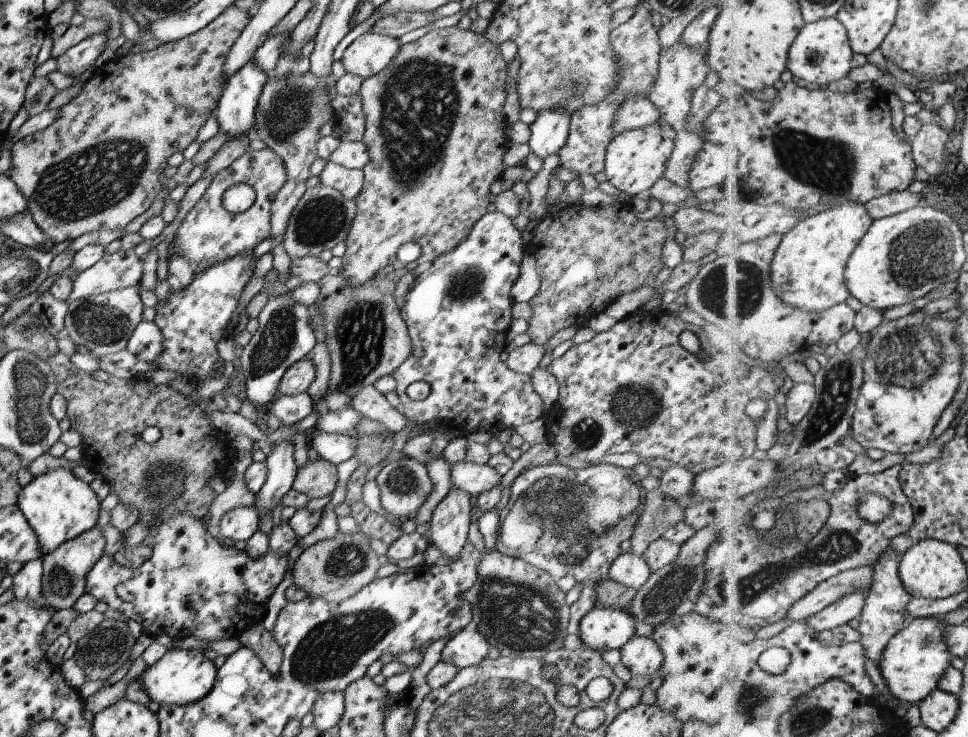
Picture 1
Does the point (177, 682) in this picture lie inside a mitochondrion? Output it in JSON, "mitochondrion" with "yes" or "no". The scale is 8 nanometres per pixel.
{"mitochondrion":"no"}

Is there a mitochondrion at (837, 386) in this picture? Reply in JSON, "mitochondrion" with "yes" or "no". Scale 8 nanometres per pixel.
{"mitochondrion":"yes"}

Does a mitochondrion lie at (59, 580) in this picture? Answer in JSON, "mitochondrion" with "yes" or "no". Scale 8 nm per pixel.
{"mitochondrion":"yes"}

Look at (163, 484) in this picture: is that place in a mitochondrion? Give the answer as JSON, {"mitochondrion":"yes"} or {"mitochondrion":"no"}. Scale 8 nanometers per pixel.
{"mitochondrion":"yes"}

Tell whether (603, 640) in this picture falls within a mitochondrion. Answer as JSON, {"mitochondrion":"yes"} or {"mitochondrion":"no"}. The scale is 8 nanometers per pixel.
{"mitochondrion":"no"}

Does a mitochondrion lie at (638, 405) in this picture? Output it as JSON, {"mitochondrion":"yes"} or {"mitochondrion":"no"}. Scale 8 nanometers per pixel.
{"mitochondrion":"yes"}

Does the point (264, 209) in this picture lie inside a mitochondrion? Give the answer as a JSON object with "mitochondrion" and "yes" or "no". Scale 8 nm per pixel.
{"mitochondrion":"no"}

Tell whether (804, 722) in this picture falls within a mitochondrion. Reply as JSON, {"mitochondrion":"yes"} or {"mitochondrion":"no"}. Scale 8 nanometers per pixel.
{"mitochondrion":"yes"}

